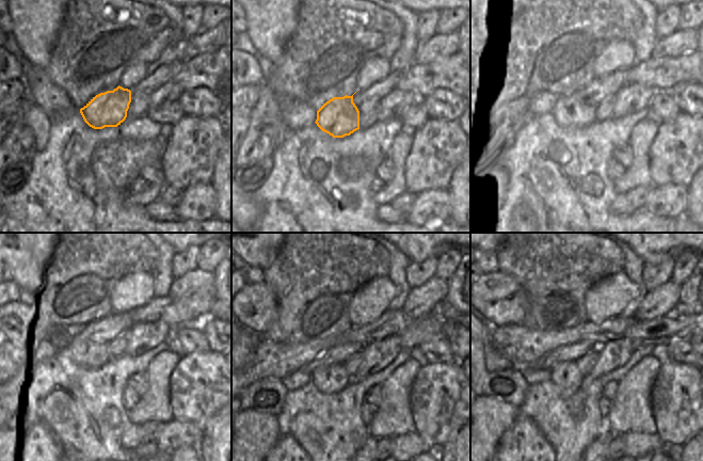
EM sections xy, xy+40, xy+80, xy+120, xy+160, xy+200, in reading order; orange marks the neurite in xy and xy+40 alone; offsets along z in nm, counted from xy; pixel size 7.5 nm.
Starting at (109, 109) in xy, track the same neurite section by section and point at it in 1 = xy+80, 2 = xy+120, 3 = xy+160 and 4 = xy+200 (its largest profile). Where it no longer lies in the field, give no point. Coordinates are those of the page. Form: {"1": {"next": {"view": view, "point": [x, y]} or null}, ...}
{"1": {"next": {"view": "xy+80", "point": [573, 112]}}, "2": {"next": {"view": "xy+120", "point": [85, 352]}}, "3": {"next": {"view": "xy+160", "point": [331, 379]}}, "4": {"next": {"view": "xy+200", "point": [566, 378]}}}

